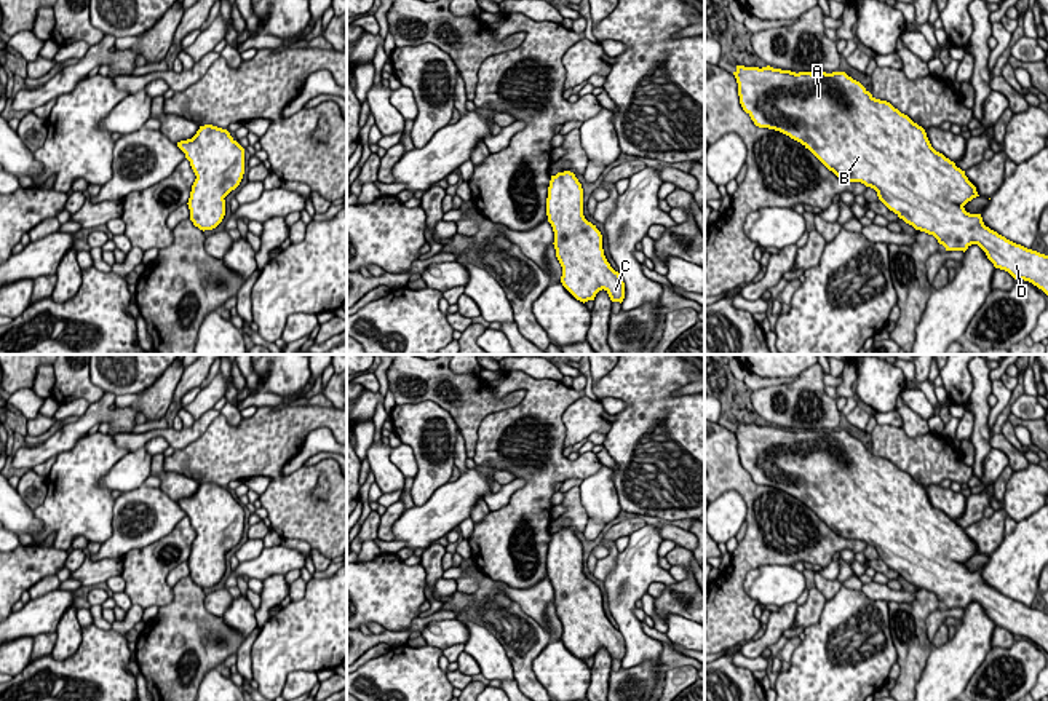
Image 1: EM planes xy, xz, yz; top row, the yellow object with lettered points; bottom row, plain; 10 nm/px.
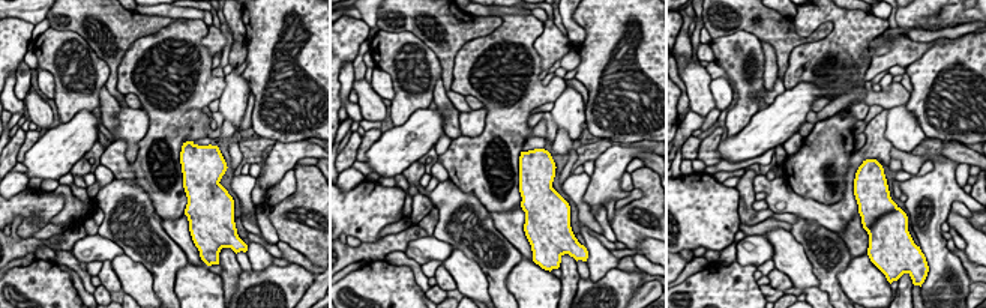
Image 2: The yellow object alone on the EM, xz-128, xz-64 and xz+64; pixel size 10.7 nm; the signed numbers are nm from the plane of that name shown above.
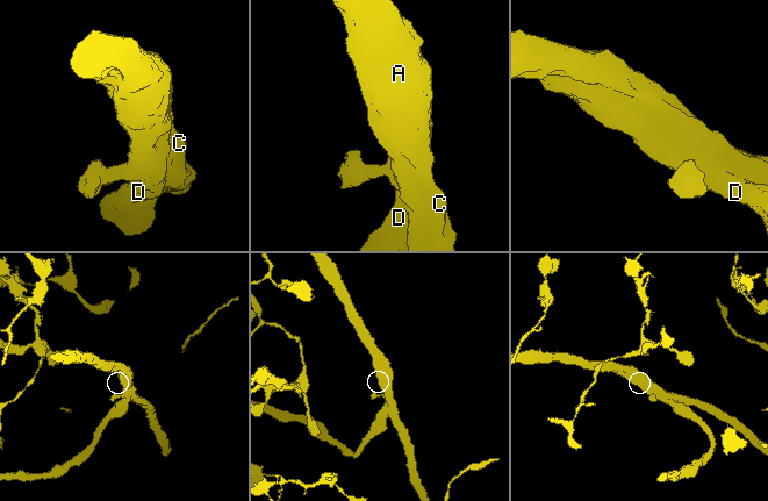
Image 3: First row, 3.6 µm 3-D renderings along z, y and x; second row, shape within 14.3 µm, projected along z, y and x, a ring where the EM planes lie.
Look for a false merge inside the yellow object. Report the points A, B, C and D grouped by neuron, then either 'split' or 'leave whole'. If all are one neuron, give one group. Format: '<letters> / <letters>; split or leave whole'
A B C D; leave whole

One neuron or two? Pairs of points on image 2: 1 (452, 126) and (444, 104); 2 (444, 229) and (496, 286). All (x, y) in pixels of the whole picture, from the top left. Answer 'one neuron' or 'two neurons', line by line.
1: one neuron
2: one neuron

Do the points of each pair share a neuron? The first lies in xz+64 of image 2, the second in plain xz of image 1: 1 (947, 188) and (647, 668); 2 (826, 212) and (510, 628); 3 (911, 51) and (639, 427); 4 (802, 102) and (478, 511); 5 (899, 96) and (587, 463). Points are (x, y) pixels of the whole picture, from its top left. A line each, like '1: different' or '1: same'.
1: different
2: different
3: different
4: different
5: same

